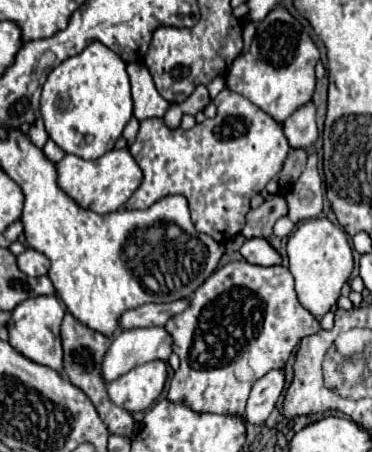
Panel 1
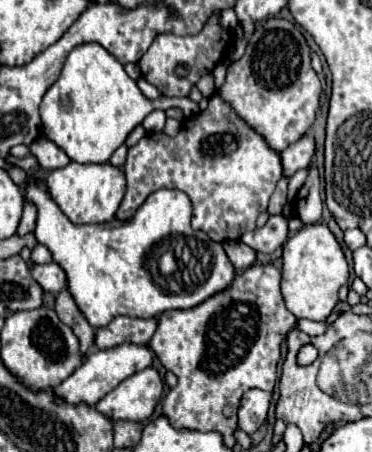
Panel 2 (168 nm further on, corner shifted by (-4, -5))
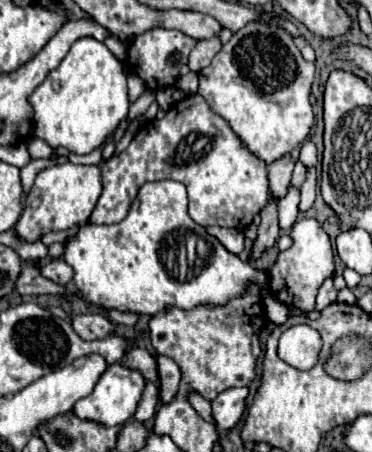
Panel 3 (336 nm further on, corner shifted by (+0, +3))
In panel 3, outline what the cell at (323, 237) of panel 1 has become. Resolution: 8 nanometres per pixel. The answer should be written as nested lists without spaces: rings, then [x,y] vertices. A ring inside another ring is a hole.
[[[302,218],[298,220],[290,230],[292,246],[278,254],[274,266],[270,268],[270,290],[272,294],[288,306],[300,308],[302,312],[310,312],[316,306],[316,294],[326,278],[332,278],[336,272],[334,264],[334,250],[330,244],[328,234],[314,218]]]

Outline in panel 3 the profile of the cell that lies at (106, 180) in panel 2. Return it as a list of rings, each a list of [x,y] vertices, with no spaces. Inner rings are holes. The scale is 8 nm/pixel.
[[[66,162],[66,164],[44,168],[36,176],[36,182],[26,198],[26,208],[22,212],[22,218],[16,224],[18,236],[26,238],[28,242],[34,242],[44,232],[68,230],[72,226],[86,224],[92,210],[98,204],[100,192],[102,192],[100,166],[78,166],[72,162]]]

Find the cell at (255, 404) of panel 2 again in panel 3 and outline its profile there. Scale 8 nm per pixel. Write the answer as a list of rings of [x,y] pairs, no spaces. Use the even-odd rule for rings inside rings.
[[[228,388],[218,394],[216,400],[212,400],[212,412],[216,418],[218,432],[230,430],[240,422],[242,414],[246,412],[248,394],[248,388]]]

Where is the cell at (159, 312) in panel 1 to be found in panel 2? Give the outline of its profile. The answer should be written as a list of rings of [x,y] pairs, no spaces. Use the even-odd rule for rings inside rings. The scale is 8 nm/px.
[[[118,316],[114,318],[108,326],[98,328],[94,336],[94,344],[100,350],[116,348],[120,344],[148,344],[152,334],[156,332],[156,320],[148,318],[128,318],[128,316]]]

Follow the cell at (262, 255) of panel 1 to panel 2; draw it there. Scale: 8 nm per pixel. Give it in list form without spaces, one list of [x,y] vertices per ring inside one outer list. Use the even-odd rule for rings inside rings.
[[[228,240],[228,242],[222,242],[222,246],[224,246],[230,262],[238,270],[244,270],[256,262],[256,252],[240,240]]]

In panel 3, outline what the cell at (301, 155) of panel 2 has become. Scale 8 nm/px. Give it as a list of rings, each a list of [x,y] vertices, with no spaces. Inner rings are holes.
[[[292,154],[282,156],[280,160],[274,160],[268,166],[268,180],[270,180],[270,192],[274,198],[282,198],[290,186],[292,168],[296,164],[296,158]]]

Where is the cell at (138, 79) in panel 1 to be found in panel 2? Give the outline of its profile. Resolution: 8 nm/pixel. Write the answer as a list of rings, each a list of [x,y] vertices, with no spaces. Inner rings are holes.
[[[154,110],[152,114],[148,114],[142,122],[142,126],[148,130],[148,132],[160,132],[164,130],[164,122],[166,122],[166,114],[164,110]]]

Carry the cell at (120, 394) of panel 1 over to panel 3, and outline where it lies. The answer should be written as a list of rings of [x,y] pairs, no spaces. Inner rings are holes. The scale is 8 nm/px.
[[[112,364],[112,366],[102,374],[102,378],[98,380],[94,392],[74,404],[74,414],[76,414],[78,418],[82,418],[82,420],[102,422],[102,424],[106,424],[106,426],[126,424],[126,422],[132,420],[134,414],[136,414],[136,406],[138,406],[138,402],[140,402],[140,398],[142,398],[144,386],[146,386],[146,378],[142,376],[140,370],[126,368],[124,364]]]

